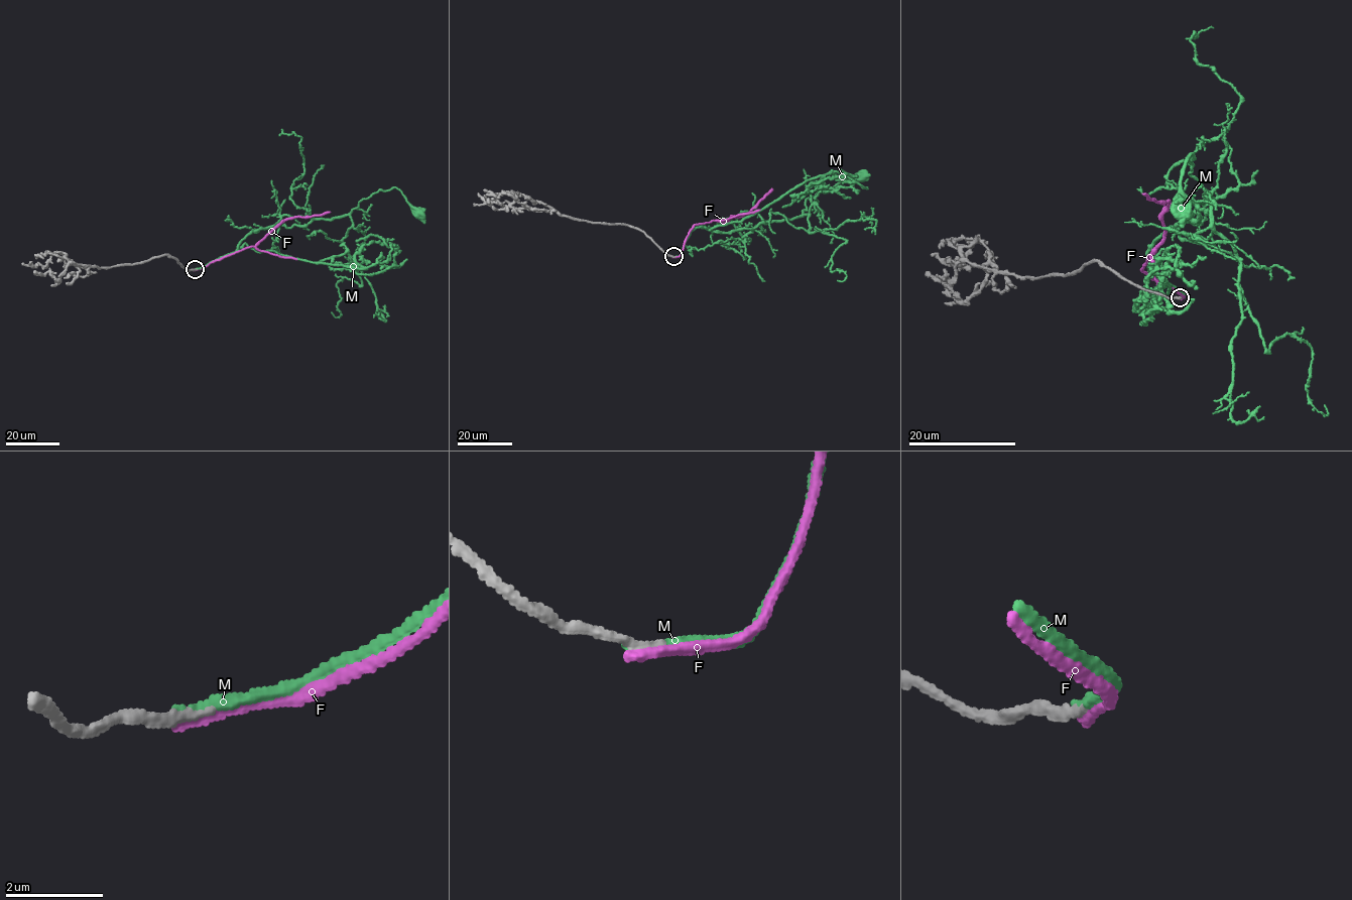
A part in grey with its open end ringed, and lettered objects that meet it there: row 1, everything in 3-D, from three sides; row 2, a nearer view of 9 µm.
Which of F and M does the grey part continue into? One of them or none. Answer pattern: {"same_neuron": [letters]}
{"same_neuron": ["M"]}

